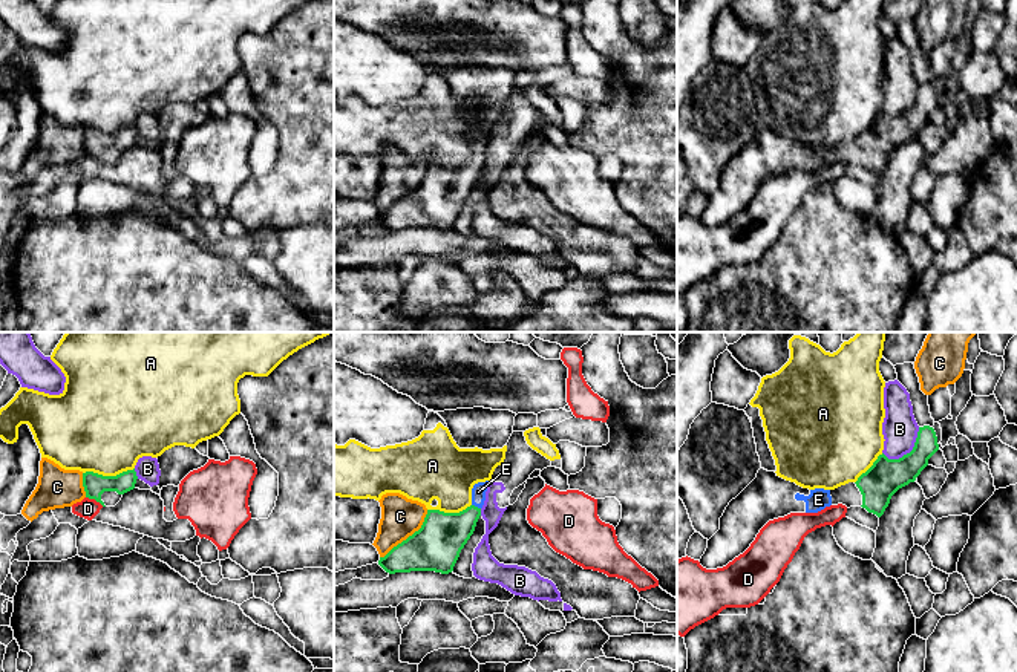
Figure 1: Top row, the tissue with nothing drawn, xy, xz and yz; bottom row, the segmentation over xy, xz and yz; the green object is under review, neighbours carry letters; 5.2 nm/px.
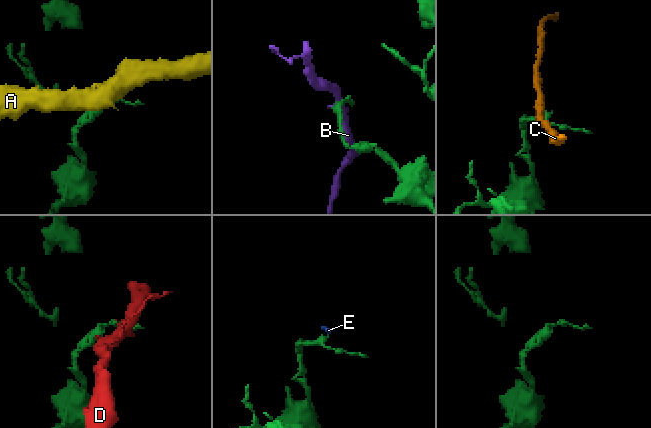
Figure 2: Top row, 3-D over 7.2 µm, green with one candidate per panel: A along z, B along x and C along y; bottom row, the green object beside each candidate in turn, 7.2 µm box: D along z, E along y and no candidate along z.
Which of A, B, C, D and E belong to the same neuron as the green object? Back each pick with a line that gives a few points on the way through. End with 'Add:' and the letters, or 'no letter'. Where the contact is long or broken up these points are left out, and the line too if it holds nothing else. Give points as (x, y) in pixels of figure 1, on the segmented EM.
E: runs through xz (441, 538), (477, 507), (478, 492)
Add: E

